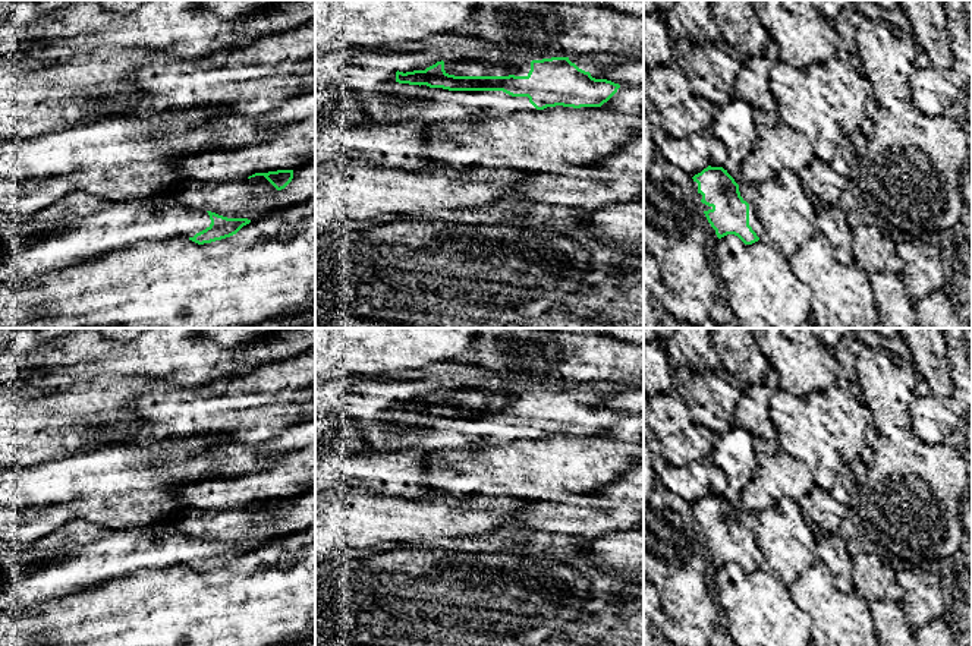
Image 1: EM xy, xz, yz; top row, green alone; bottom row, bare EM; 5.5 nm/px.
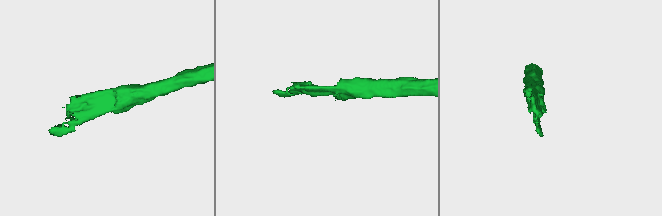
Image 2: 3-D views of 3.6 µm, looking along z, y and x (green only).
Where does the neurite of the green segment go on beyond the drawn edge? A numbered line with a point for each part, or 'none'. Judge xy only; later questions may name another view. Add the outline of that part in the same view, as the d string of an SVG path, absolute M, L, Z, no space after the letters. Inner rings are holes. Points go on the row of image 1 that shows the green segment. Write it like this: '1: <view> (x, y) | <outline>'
1: xy (79, 227) | M73 190L51 207L25 218L0 212L0 283L37 280L53 271L94 261L108 252L129 249L141 242L189 239L210 224L207 209L188 208L167 193L133 201L107 201Z

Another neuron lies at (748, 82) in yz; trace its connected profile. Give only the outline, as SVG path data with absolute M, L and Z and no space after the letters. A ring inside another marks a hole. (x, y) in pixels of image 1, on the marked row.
M745 64L734 79L734 98L748 101L758 117L758 123L774 126L780 122L776 101L768 91L768 76L759 75Z

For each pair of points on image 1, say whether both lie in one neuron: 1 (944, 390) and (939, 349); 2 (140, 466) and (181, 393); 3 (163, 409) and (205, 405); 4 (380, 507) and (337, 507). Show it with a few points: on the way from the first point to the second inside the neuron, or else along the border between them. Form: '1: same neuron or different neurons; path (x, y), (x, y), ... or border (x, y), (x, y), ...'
1: same neuron; path (939, 380), (939, 359)
2: different neurons; border (186, 435), (147, 444), (126, 444)
3: same neuron; path (173, 409), (195, 409)
4: same neuron; path (370, 509), (348, 509)

